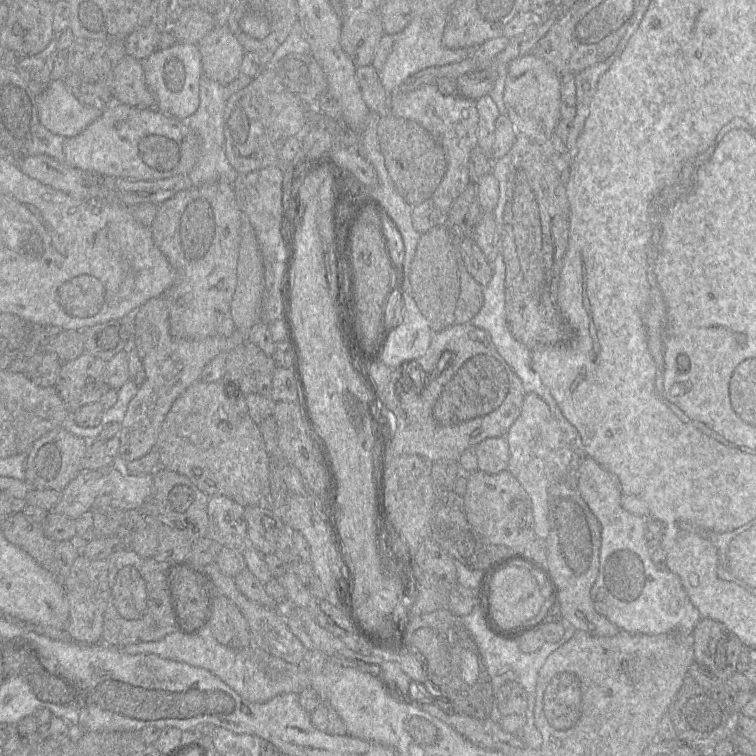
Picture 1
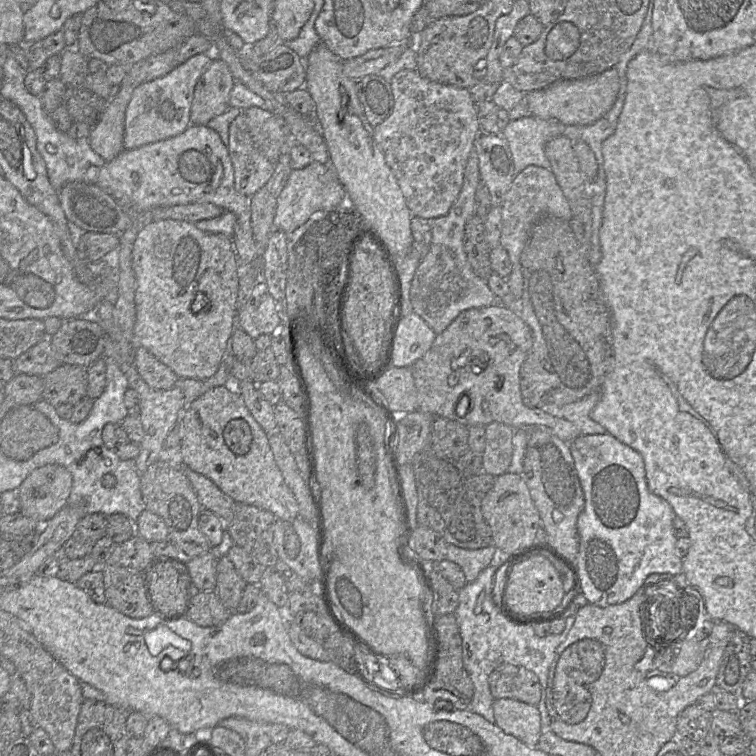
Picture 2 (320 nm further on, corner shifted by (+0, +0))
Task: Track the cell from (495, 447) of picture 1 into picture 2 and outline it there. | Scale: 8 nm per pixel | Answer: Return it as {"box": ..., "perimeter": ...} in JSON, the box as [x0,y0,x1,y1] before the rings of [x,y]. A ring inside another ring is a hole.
{"box":[482,422,514,477],"perimeter":[[[500,422],[485,426],[482,471],[494,477],[508,472],[513,452],[514,429]]]}

